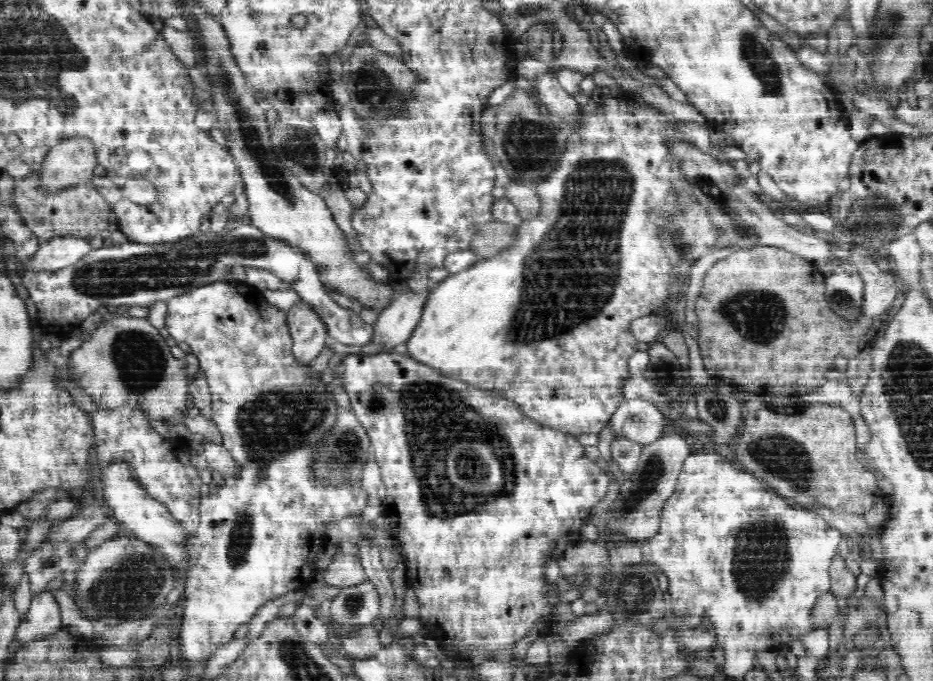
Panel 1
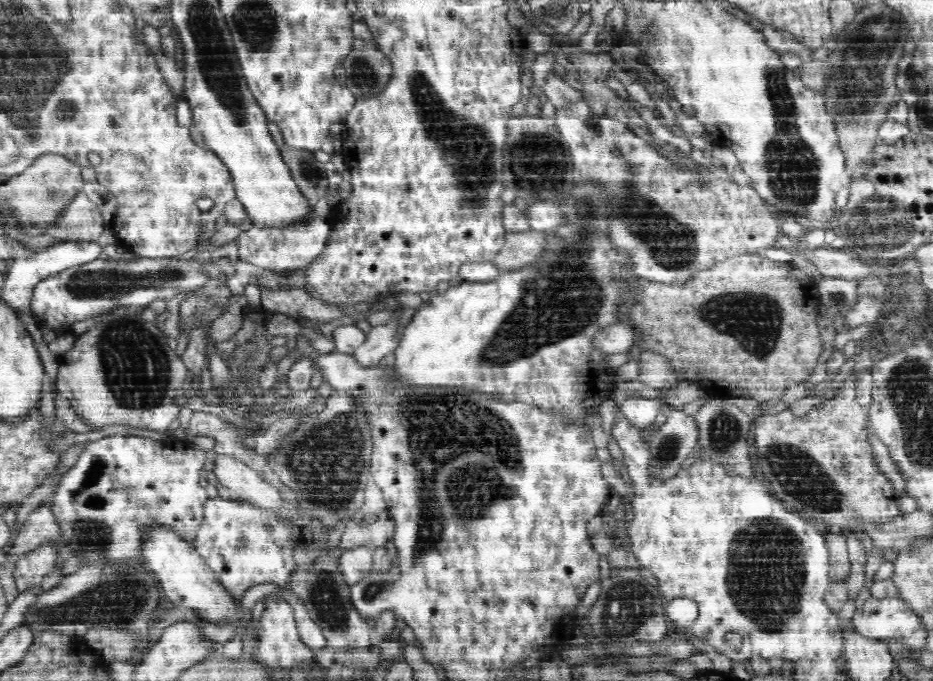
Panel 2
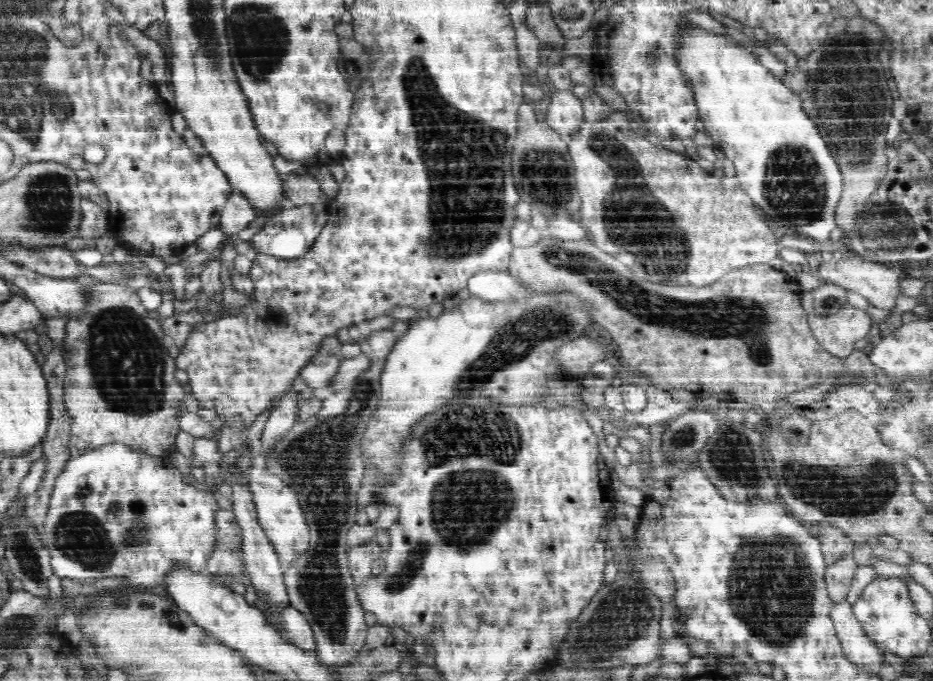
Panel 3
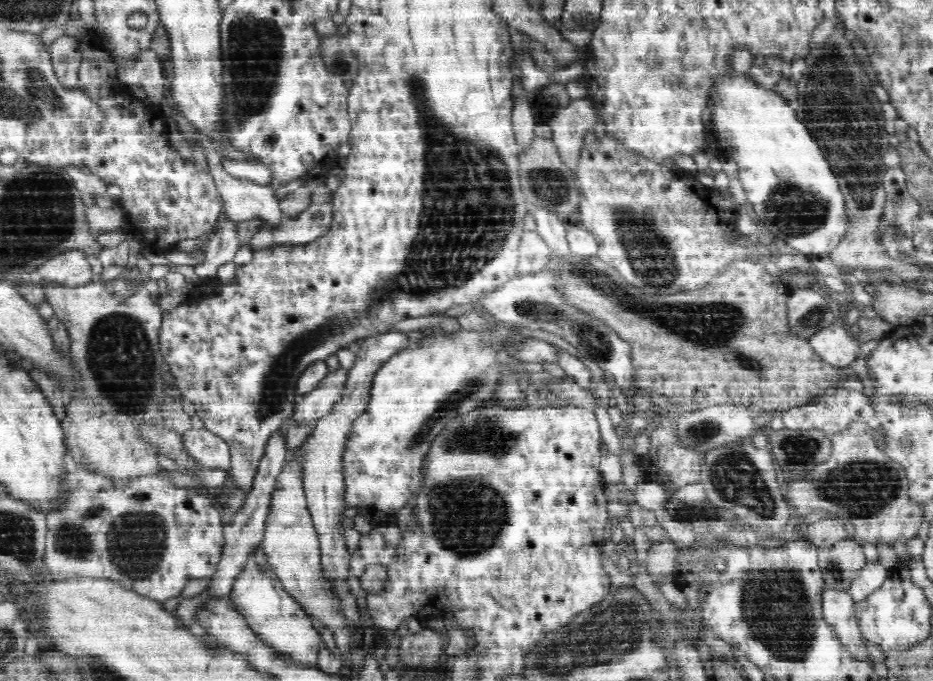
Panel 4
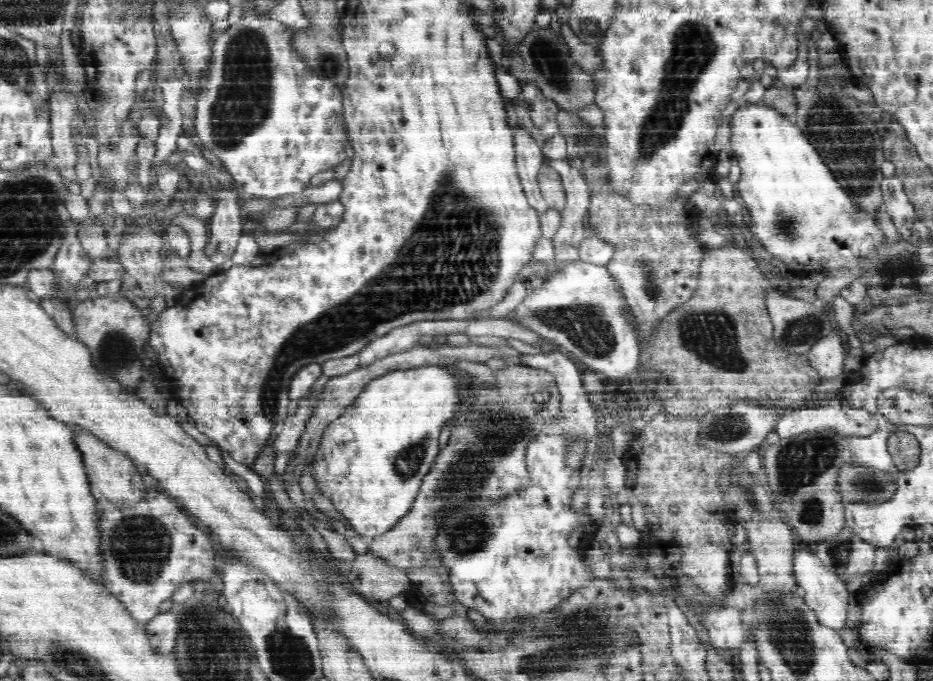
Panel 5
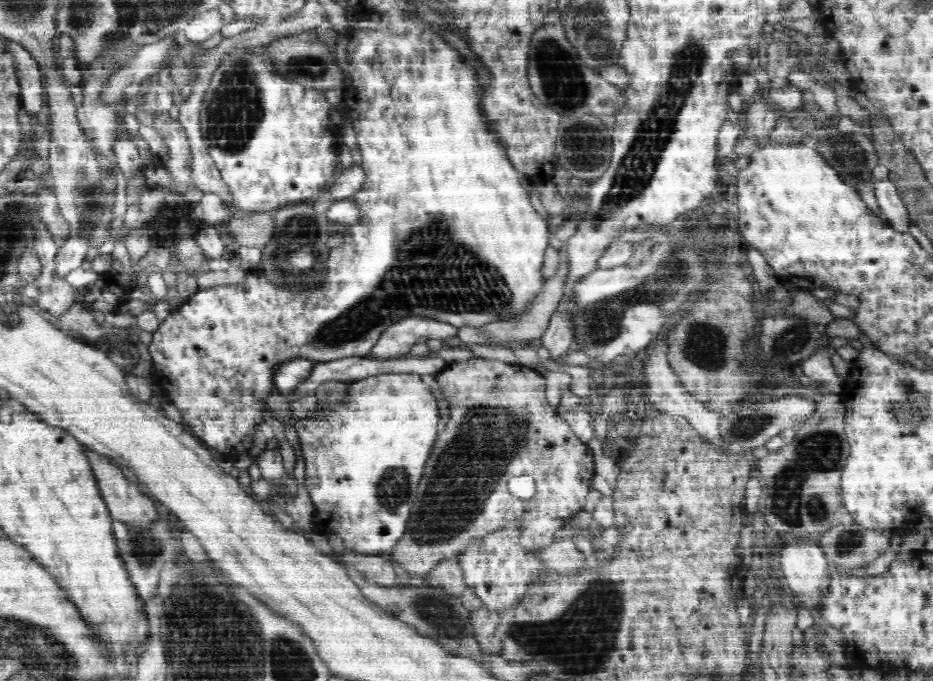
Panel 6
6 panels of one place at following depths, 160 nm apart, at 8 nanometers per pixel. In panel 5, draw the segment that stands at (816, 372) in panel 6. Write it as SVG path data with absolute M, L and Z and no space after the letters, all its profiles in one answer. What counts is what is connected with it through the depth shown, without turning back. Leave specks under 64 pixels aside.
M834 331L818 340L806 353L809 363L820 373L821 380L836 378L849 367L844 358L844 344L838 333Z

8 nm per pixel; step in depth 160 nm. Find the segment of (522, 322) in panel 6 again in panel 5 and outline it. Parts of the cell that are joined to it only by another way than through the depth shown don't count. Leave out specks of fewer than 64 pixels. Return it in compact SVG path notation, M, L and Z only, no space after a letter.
M566 157L550 162L552 168L561 176L561 185L565 189L566 199L565 207L561 210L561 225L552 240L557 267L560 261L566 261L566 265L568 265L579 260L578 248L580 248L580 244L584 239L584 231L586 231L584 220L590 206L590 185L588 185L587 180L584 180L585 176L580 170L578 171L578 169L568 164L569 161L570 158Z

